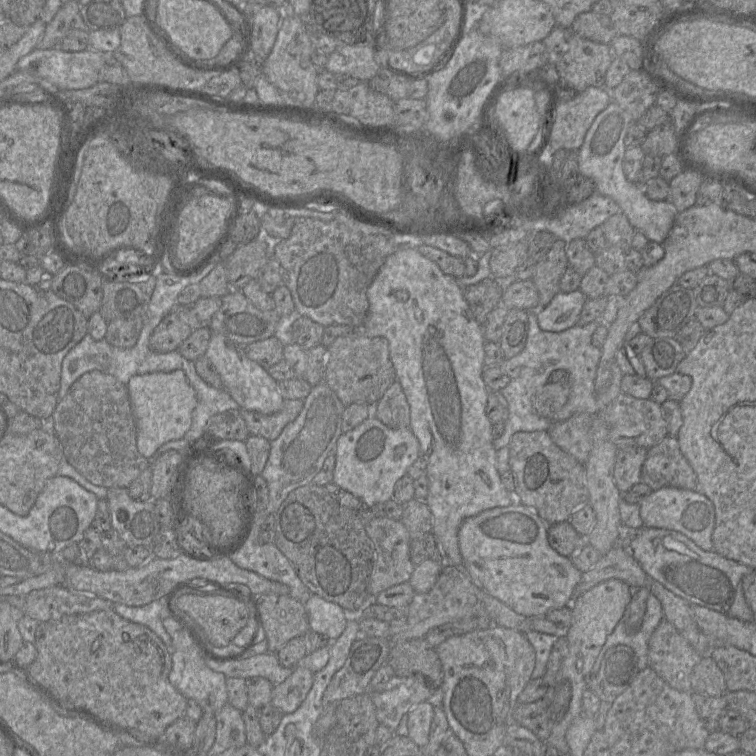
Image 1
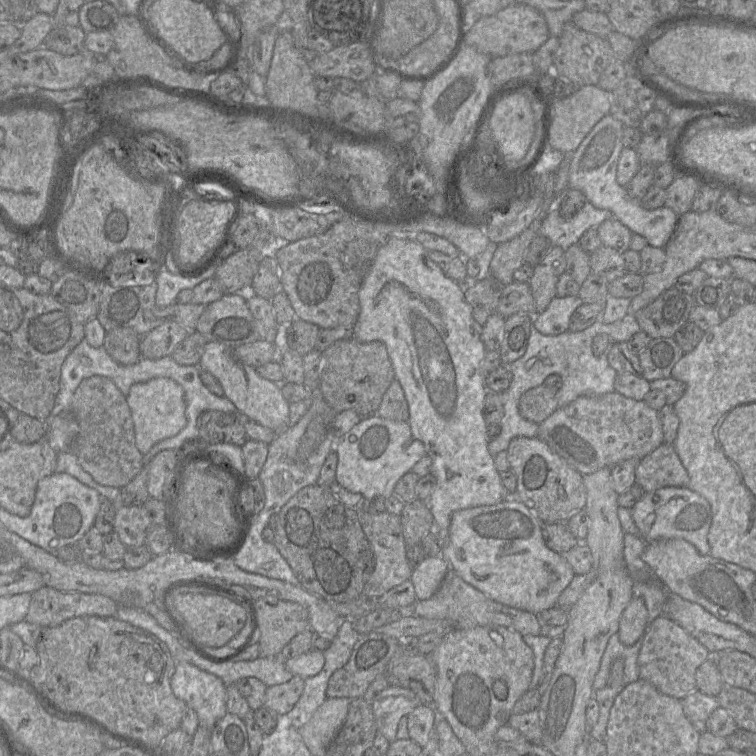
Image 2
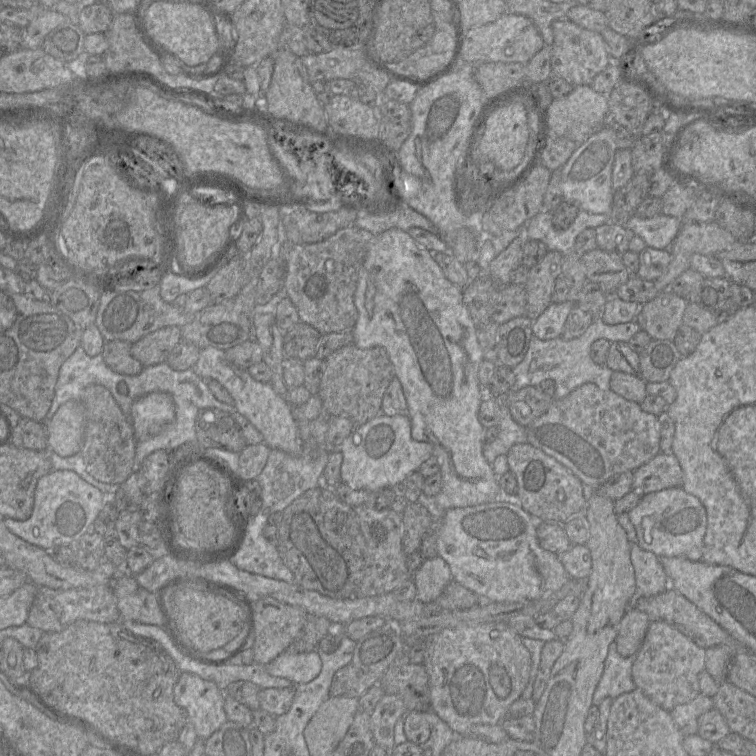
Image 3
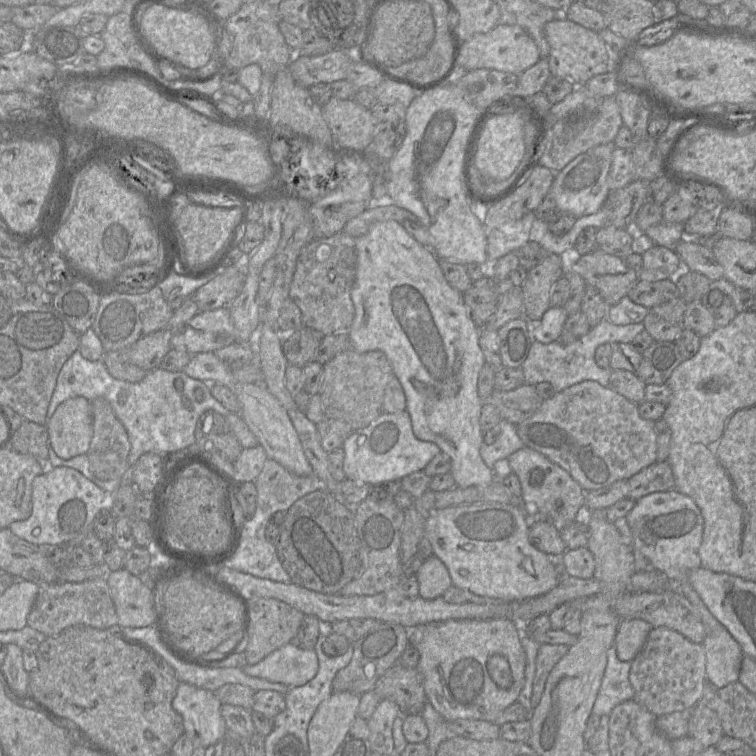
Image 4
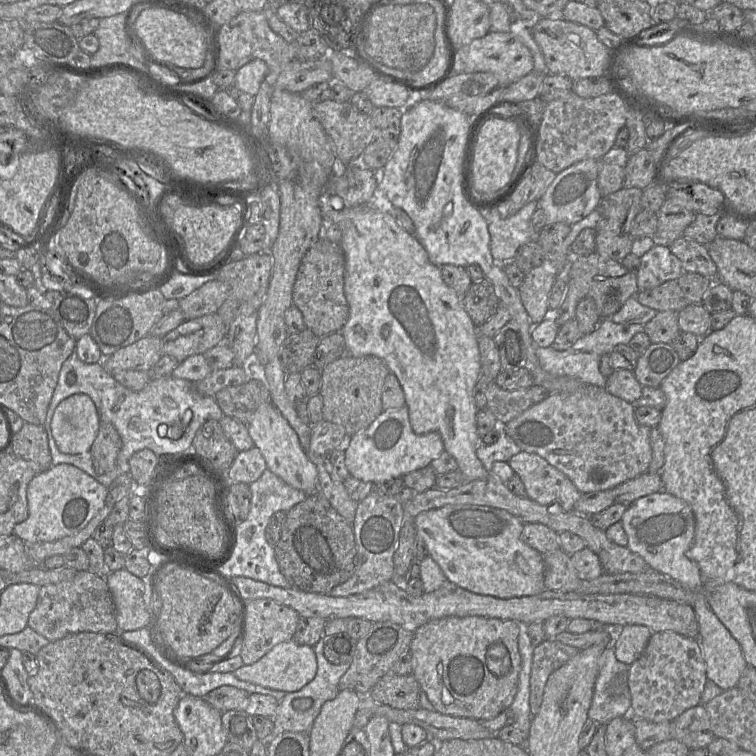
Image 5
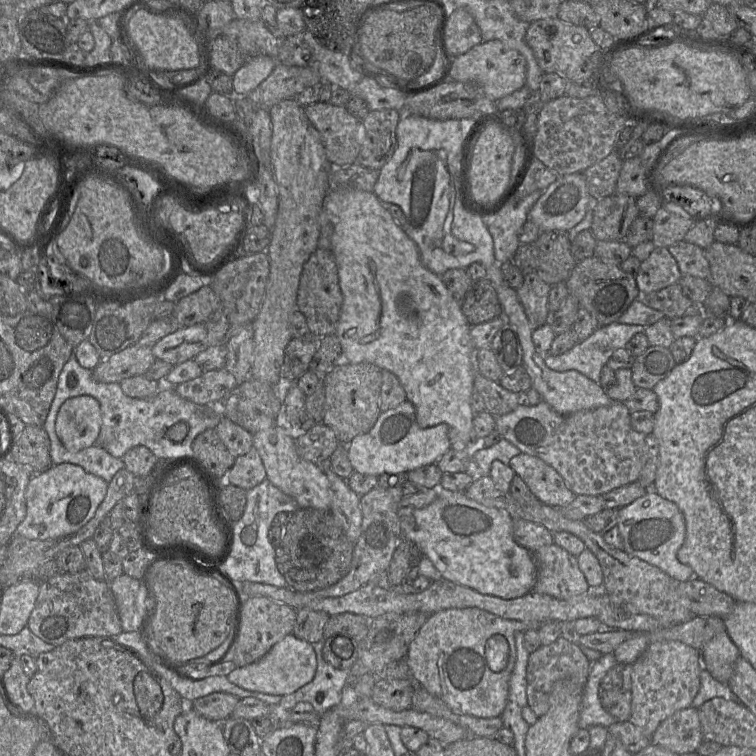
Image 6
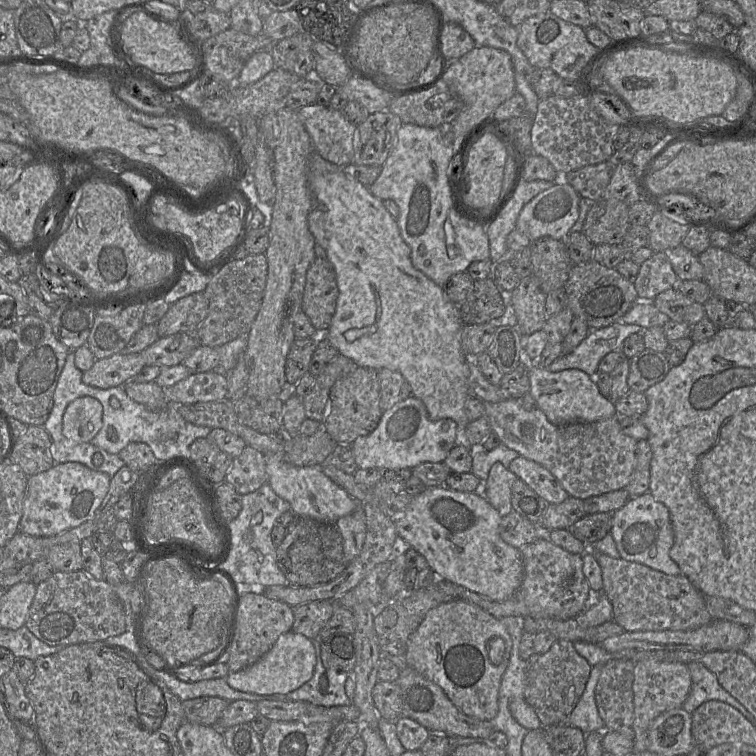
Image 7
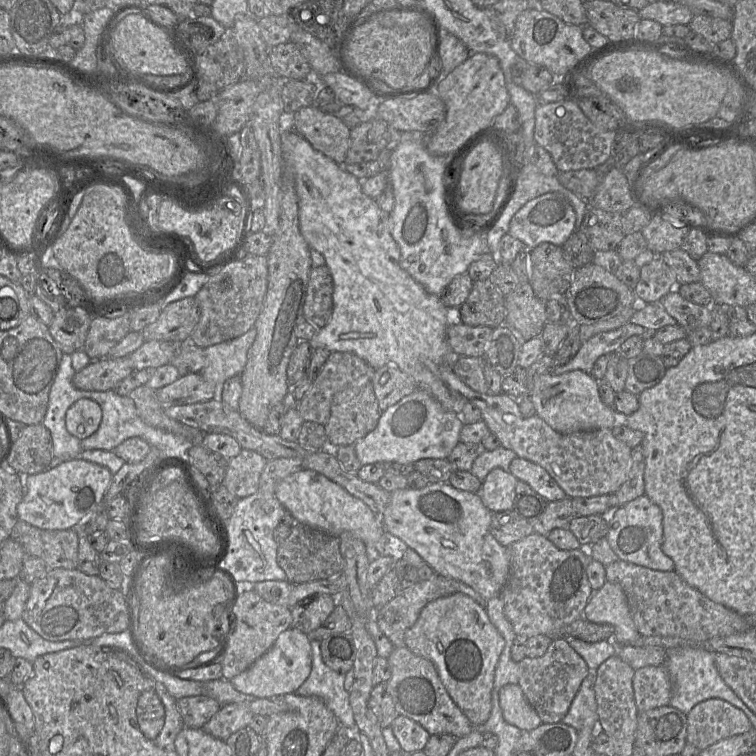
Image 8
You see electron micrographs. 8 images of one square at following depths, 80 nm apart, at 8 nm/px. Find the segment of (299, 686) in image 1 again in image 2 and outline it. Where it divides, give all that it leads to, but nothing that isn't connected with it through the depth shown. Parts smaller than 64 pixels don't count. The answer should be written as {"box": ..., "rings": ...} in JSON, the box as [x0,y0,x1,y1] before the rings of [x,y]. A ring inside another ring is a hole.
{"box":[264,675,305,715],"rings":[[[294,675],[286,683],[267,687],[264,707],[277,715],[290,712],[303,692],[305,679]]]}

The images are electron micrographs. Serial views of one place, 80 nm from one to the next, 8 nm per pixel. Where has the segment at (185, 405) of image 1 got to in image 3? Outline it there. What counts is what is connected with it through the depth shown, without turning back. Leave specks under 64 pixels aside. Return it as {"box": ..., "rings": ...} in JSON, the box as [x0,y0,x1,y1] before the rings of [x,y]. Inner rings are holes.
{"box":[130,392,175,441],"rings":[[[150,392],[136,399],[130,410],[134,436],[145,441],[158,433],[175,418],[175,403],[167,392]]]}

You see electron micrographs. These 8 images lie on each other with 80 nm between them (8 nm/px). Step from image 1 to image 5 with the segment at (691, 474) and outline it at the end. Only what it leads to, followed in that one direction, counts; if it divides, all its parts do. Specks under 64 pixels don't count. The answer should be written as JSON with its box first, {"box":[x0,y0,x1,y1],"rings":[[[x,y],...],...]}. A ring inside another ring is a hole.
{"box":[613,471,662,505],"rings":[[[648,471],[613,488],[615,503],[625,505],[631,505],[643,496],[662,490],[660,474]]]}

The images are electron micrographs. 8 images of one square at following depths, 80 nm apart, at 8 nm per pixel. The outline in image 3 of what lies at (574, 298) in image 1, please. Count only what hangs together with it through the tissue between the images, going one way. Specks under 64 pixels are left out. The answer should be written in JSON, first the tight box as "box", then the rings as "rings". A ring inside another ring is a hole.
{"box":[533,301,577,340],"rings":[[[571,301],[551,303],[548,308],[533,321],[533,335],[541,340],[561,337],[568,315],[575,306],[577,306],[576,303]]]}

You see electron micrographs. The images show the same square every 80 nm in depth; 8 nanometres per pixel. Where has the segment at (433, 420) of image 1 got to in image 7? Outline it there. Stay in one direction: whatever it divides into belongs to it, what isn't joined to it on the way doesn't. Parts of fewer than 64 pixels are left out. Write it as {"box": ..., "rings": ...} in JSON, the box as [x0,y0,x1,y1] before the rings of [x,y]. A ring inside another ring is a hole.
{"box":[308,151,475,428],"rings":[[[313,151],[309,155],[308,184],[312,199],[312,207],[308,215],[309,229],[313,234],[316,243],[320,244],[326,250],[327,259],[334,267],[338,286],[336,311],[325,335],[337,348],[339,354],[350,358],[359,367],[375,369],[378,371],[383,368],[388,368],[392,371],[400,372],[410,384],[412,396],[417,397],[424,403],[431,420],[449,418],[454,420],[459,428],[465,428],[469,423],[469,419],[465,412],[465,403],[470,396],[475,395],[471,393],[468,385],[470,369],[467,362],[467,355],[461,346],[461,331],[464,323],[461,319],[459,306],[450,301],[441,286],[437,285],[424,273],[415,268],[411,260],[411,249],[401,236],[397,219],[395,219],[385,208],[383,200],[375,197],[371,193],[369,187],[346,174],[342,168],[325,160],[316,151]]]}

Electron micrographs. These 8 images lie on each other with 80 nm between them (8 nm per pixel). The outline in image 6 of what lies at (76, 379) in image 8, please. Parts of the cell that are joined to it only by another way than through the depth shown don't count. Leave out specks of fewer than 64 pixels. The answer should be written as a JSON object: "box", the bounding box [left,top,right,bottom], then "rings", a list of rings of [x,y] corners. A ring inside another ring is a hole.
{"box":[92,343,154,383],"rings":[[[134,343],[106,359],[101,359],[92,370],[93,378],[105,383],[120,383],[124,378],[145,374],[154,360],[152,346]]]}

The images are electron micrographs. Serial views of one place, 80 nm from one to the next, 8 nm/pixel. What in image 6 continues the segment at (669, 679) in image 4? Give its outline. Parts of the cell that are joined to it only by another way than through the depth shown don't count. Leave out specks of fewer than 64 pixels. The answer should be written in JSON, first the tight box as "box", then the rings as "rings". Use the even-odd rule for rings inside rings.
{"box":[630,641,703,737],"rings":[[[680,641],[649,643],[644,653],[632,665],[630,721],[648,737],[669,716],[691,707],[700,688],[703,669],[701,651]]]}

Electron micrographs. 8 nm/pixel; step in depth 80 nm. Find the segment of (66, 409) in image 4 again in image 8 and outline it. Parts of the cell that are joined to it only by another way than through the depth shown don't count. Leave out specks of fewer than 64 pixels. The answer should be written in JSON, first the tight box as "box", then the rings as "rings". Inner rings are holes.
{"box":[65,398,101,440],"rings":[[[80,398],[66,411],[65,425],[71,435],[83,440],[96,432],[101,419],[100,405],[93,399]]]}

